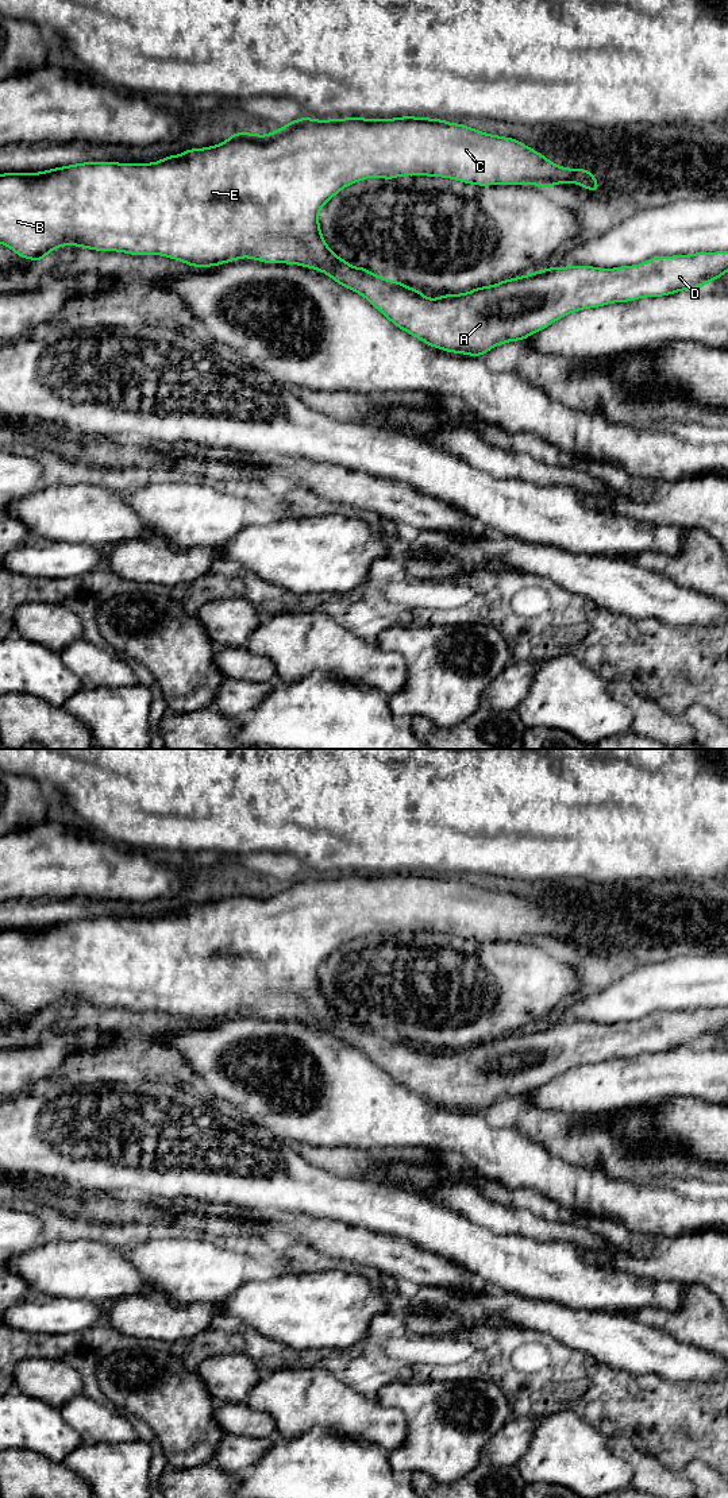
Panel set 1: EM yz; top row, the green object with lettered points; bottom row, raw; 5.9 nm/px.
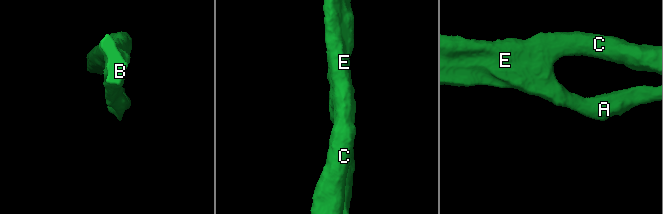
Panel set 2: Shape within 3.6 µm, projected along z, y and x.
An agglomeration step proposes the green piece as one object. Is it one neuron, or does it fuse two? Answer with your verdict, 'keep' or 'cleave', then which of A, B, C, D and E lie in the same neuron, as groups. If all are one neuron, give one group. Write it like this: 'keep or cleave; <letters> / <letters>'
keep; A B C D E

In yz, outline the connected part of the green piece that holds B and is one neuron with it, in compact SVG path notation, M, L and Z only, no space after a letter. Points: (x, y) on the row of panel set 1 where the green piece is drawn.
M298 117L265 136L242 131L231 134L217 146L185 150L180 155L169 155L153 163L84 162L39 173L0 174L0 244L20 258L35 262L42 262L61 246L78 246L100 252L155 254L194 267L219 266L240 258L263 263L298 265L326 273L343 287L363 296L394 327L425 344L469 356L484 356L496 345L525 340L571 312L636 301L642 297L670 296L679 290L697 290L728 271L728 251L696 252L655 256L640 265L616 269L548 267L463 294L443 294L430 300L423 292L373 274L366 267L353 267L334 254L319 227L320 208L343 188L371 177L393 179L400 175L443 177L478 186L539 185L544 189L555 184L575 182L593 193L600 192L598 181L586 169L561 167L513 138L485 134L442 119Z

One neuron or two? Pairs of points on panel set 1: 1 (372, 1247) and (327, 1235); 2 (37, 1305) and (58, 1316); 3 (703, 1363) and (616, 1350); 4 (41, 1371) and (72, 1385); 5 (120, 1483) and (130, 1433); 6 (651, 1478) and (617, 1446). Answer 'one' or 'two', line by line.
1: one
2: one
3: one
4: one
5: two
6: one

